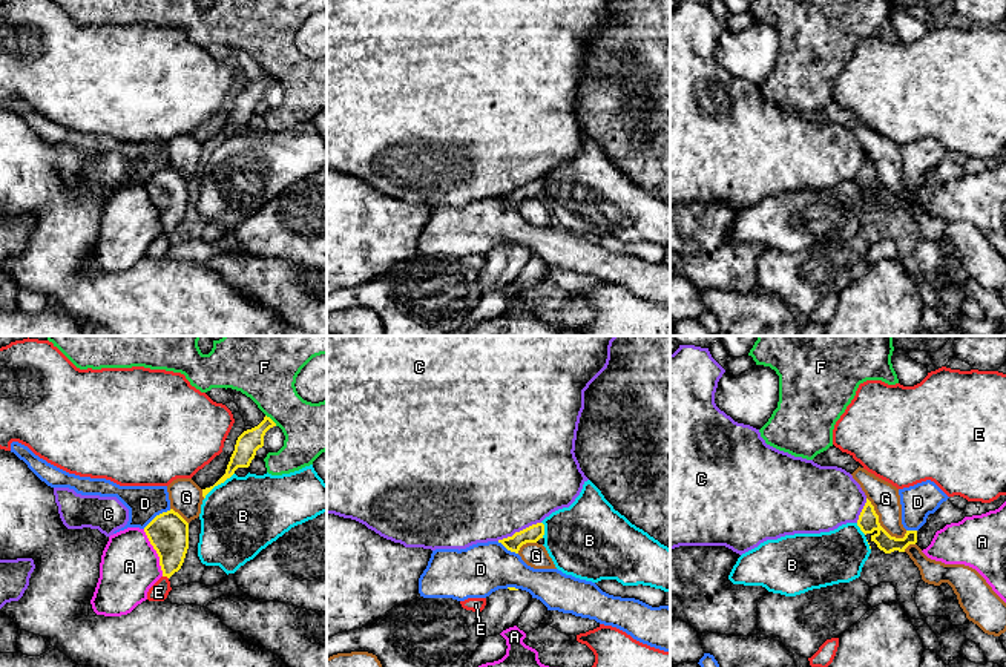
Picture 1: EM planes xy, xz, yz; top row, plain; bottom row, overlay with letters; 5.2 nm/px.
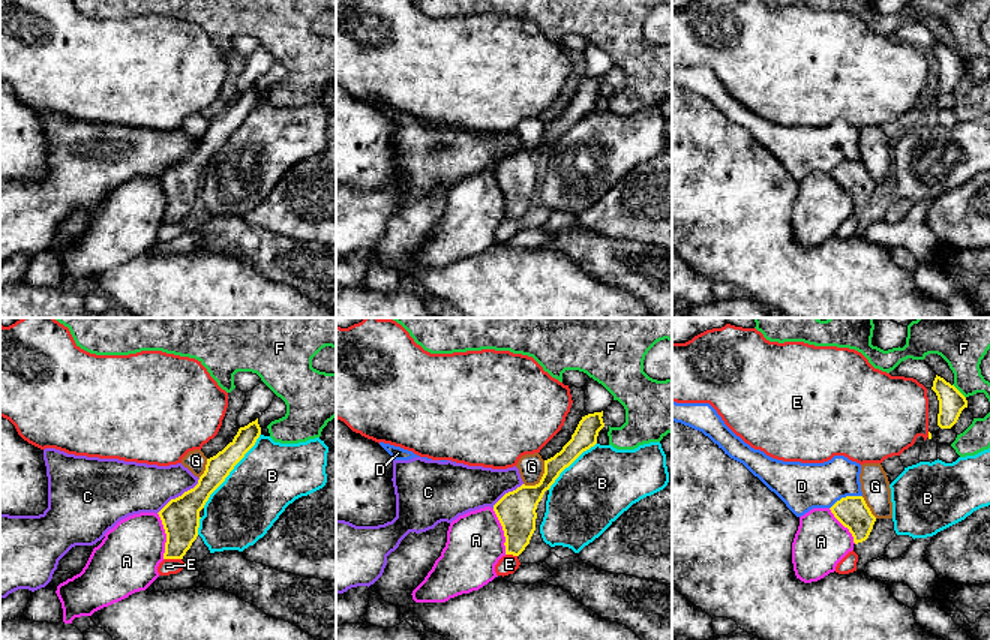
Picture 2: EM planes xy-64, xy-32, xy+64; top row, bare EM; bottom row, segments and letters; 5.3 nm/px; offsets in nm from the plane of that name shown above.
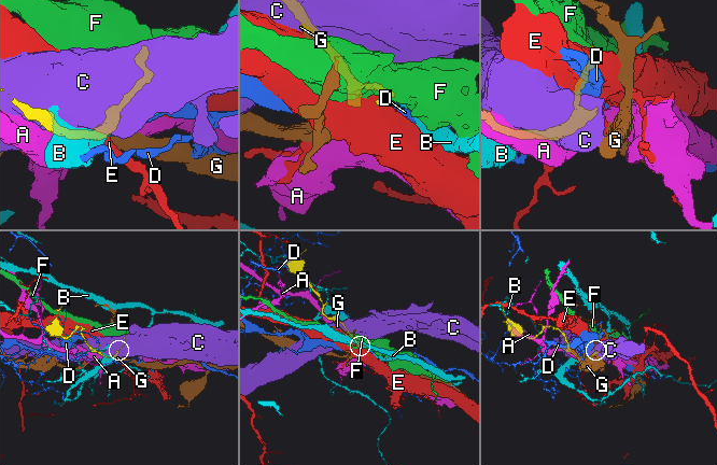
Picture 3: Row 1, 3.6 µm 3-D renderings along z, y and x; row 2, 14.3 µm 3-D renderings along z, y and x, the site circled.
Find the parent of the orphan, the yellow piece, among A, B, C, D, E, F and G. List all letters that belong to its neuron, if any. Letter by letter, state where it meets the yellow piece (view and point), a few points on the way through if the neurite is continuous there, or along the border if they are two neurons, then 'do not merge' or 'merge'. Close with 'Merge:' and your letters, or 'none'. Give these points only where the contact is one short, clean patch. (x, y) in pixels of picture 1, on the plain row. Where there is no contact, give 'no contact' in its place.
A: meets yellow in xy at (157, 209); do not merge
B: meets yellow in xy at (218, 140); do not merge
C: meets yellow in xz at (520, 187); do not merge
D: meets yellow in xy at (157, 172); border along xy (170, 166), (157, 170), (143, 184); do not merge
E: meets yellow in xy at (166, 232); do not merge
F: meets yellow in xy at (272, 77); do not merge
G: meets yellow in yz at (877, 178); border along yz (867, 154), (877, 172), (877, 178), (891, 192), (902, 195); do not merge
Merge: none

